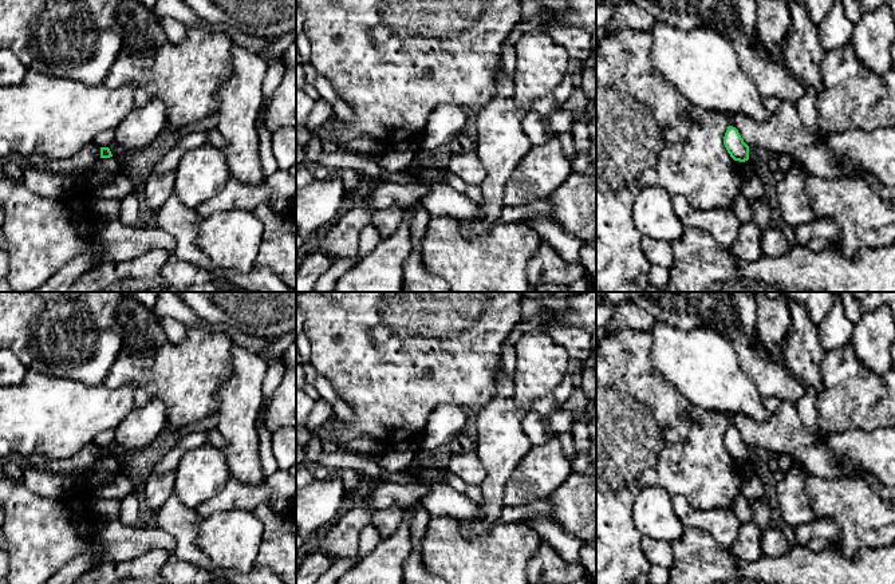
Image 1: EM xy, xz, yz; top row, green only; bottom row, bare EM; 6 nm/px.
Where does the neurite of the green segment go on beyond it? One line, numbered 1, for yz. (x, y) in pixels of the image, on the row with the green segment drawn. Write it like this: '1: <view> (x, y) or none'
1: none

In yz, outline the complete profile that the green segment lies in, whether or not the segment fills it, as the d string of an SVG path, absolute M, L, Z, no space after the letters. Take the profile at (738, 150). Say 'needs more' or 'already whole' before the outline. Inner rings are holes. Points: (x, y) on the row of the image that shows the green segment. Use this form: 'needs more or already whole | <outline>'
already whole | M728 127L724 145L734 161L745 162L749 159L749 146L744 142L736 127Z

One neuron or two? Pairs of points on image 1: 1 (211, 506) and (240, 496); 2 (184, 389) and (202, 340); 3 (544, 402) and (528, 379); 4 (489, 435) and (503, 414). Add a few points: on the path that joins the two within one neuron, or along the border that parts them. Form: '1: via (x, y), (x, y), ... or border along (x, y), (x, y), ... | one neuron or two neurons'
1: via (217, 502), (233, 496) | one neuron
2: via (186, 377), (200, 363), (202, 352) | one neuron
3: border along (551, 393), (539, 397), (531, 409) | two neurons
4: via (495, 430), (500, 419) | one neuron

